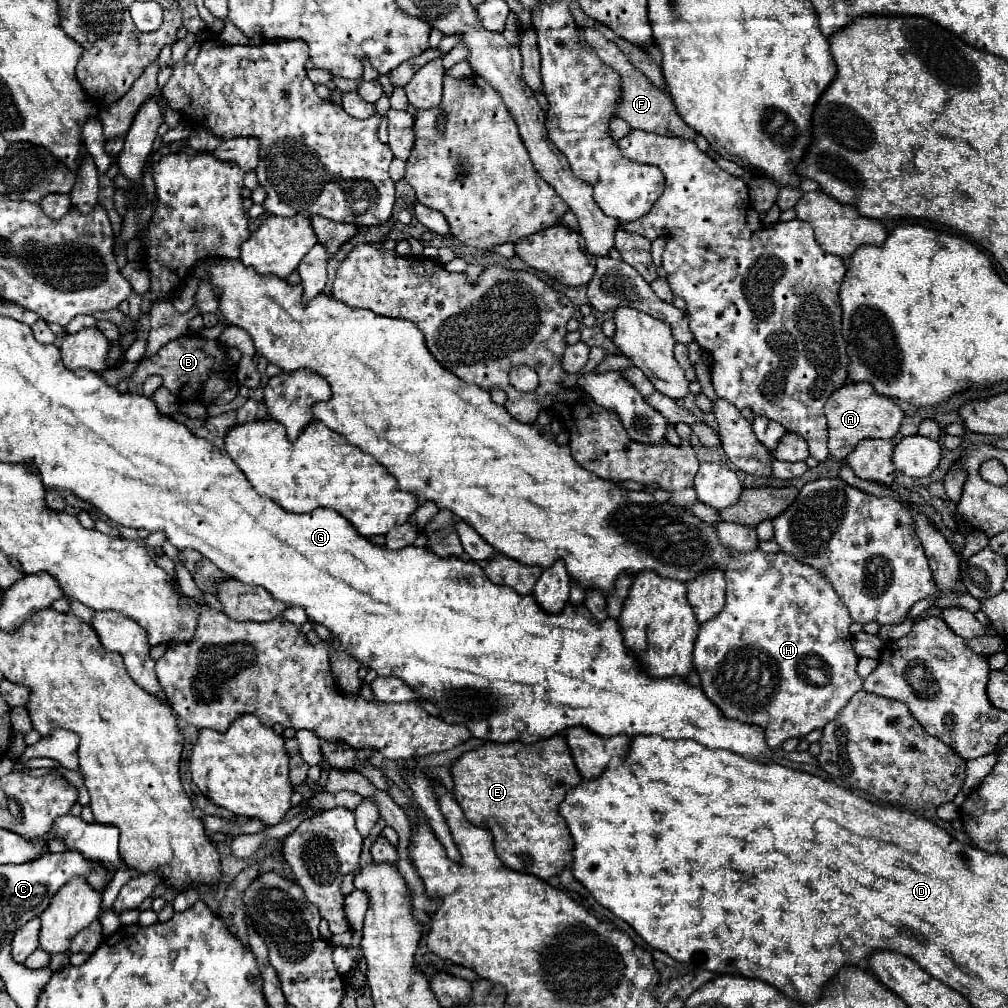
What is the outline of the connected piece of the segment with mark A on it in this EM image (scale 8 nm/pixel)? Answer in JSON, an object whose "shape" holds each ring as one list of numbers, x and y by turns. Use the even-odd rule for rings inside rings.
{"shape":[[849,382,841,386,825,402,827,432,829,432,829,456,835,460,847,458,847,454,863,438,893,438,905,418,905,412,889,396,877,394,867,382]]}

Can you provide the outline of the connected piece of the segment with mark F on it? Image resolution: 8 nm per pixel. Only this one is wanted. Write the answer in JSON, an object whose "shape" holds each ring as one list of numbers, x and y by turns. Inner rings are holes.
{"shape":[[581,28,581,34,583,34,587,46,597,52,597,56,601,58,601,62,607,68,611,68,613,72,617,72,619,78,621,78,621,96,617,100,617,110,615,110,615,114,619,118,623,118,631,128,639,128,639,130,647,130,647,132,655,132,655,134,663,134,663,136,695,138,695,130,689,128,681,120,681,116,679,116,673,100,669,98,669,94,663,92,663,90,659,90,659,88,655,88,633,64,629,64,627,58,625,58,625,54,613,42,609,42,595,28]]}

